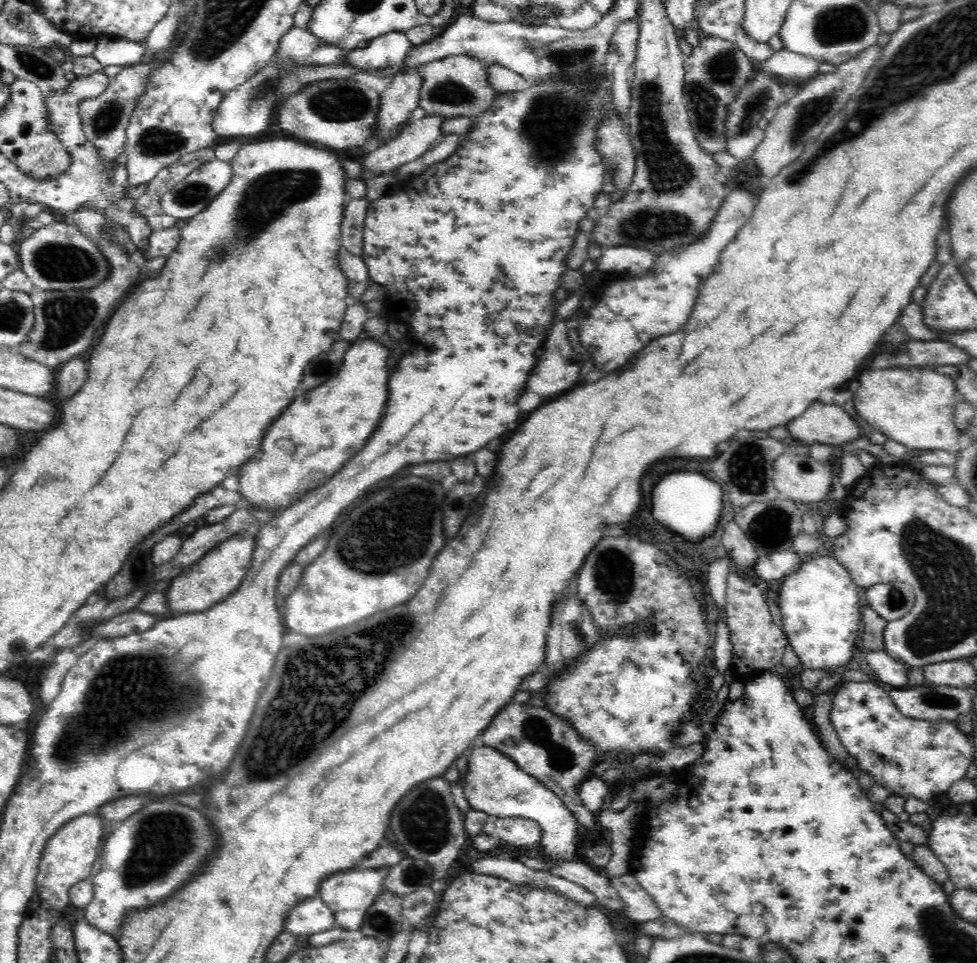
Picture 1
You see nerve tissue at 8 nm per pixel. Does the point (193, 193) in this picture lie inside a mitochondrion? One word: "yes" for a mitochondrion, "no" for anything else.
yes

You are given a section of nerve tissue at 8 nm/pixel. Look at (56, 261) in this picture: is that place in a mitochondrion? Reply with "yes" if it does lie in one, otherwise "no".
yes

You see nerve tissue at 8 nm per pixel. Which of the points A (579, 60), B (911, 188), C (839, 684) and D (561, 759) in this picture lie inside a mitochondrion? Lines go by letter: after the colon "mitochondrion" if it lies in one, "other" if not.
A: mitochondrion
B: other
C: other
D: mitochondrion

